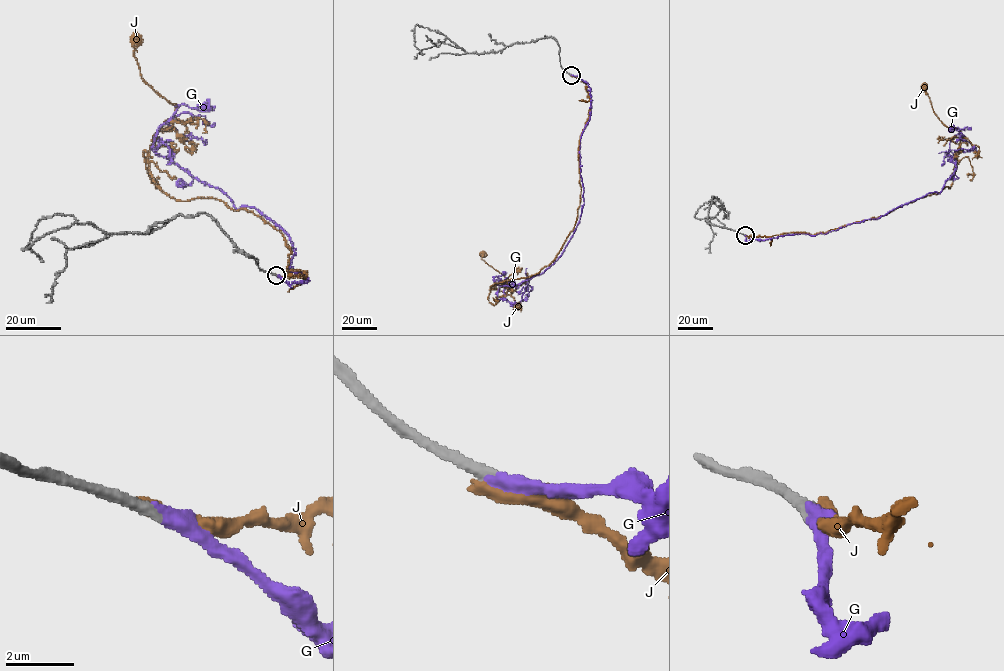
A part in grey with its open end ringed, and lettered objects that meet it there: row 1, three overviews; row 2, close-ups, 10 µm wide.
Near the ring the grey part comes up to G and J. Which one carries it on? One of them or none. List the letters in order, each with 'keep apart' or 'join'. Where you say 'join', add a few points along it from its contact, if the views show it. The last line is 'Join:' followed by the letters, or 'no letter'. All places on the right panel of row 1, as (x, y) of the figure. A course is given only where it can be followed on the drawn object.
G: join | via (745, 235), (746, 241), (827, 234), (939, 193), (956, 168), (950, 140), (957, 136), (974, 149), (938, 153)
J: keep apart
Join: G

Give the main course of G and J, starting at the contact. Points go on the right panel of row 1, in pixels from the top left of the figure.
G: (745, 235), (746, 241), (827, 234), (939, 193), (956, 168), (950, 140), (957, 136), (974, 149), (938, 153)
J: (745, 235), (826, 232), (877, 218), (949, 188), (962, 136), (960, 131), (941, 121), (924, 87)

